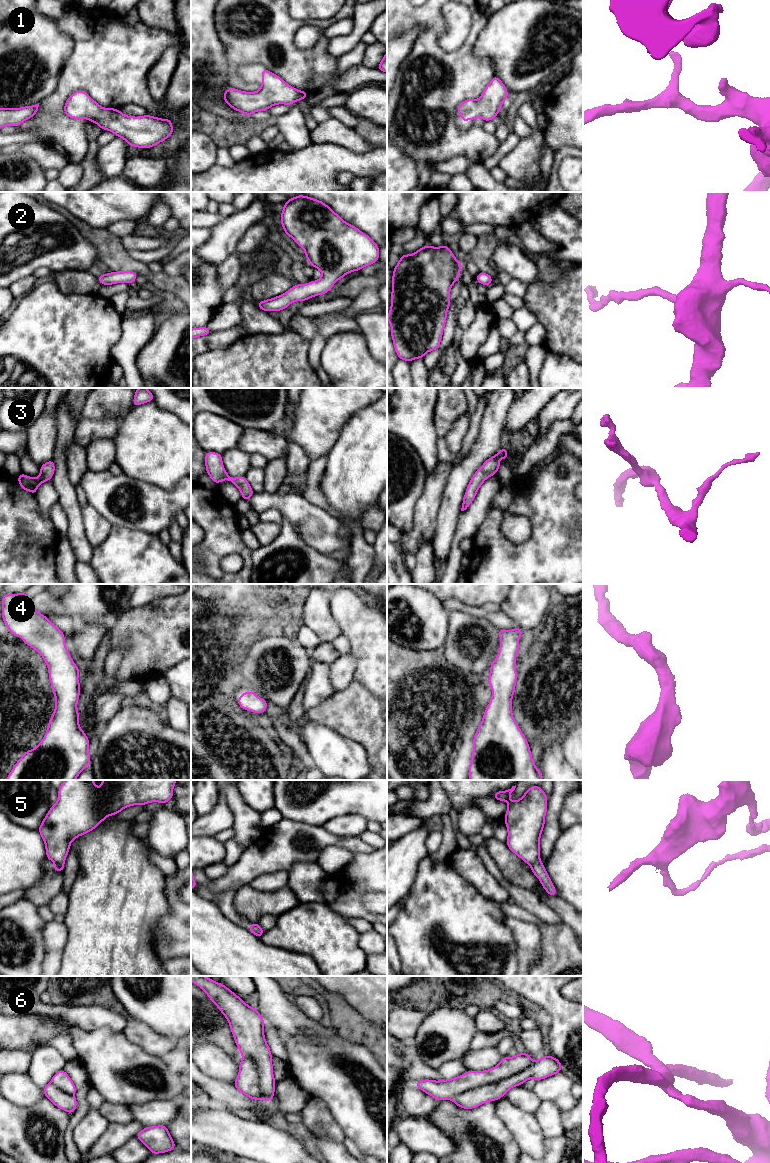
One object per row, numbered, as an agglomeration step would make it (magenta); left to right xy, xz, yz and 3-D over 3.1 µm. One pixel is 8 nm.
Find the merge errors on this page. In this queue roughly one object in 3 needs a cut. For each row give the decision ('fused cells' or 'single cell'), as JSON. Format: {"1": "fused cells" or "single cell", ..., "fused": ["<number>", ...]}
{"1": "single cell", "2": "single cell", "3": "single cell", "4": "single cell", "5": "fused cells", "6": "single cell", "fused": ["5"]}

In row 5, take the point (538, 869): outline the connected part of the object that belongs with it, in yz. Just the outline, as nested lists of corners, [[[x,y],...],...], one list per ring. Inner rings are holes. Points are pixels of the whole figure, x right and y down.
[[[540,859],[535,861],[531,866],[531,870],[534,873],[534,875],[540,880],[541,885],[546,890],[546,892],[550,896],[556,896],[556,889],[554,887],[554,884],[552,883],[547,871],[545,870],[545,867],[543,866],[543,863]]]

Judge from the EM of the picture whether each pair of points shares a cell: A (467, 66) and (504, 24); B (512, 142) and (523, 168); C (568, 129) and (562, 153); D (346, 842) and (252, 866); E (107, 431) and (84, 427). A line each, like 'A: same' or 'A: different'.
A: different
B: different
C: different
D: same
E: same

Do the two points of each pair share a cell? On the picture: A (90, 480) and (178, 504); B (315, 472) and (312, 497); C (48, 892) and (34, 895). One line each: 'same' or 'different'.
A: same
B: same
C: same

